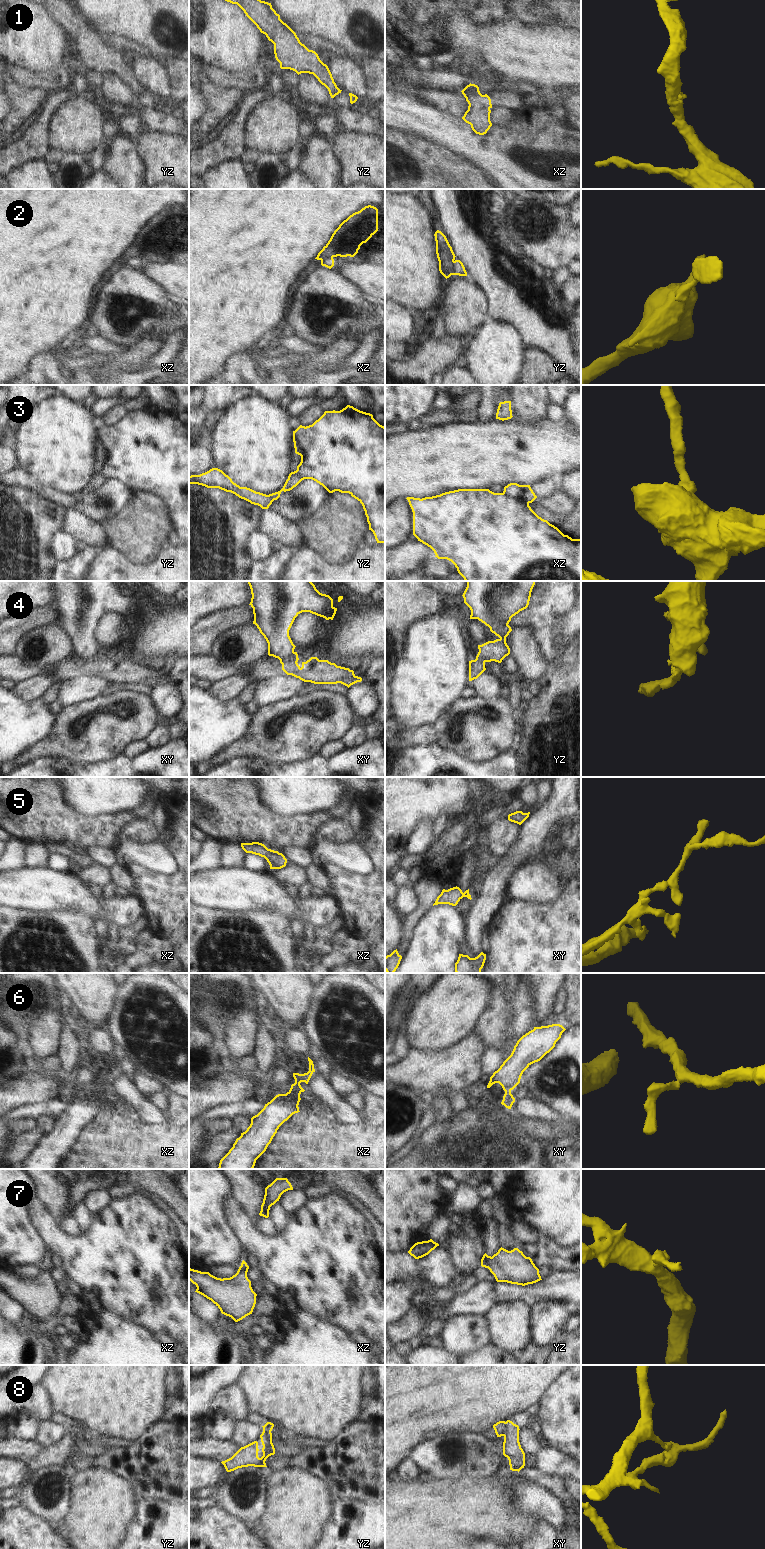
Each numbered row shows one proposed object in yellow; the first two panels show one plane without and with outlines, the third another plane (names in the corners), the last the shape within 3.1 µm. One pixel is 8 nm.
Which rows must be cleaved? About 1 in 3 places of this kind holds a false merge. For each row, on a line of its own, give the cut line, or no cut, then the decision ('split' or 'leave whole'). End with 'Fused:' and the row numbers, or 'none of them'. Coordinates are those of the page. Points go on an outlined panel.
1: no cut | leave whole
2: yz (454, 261), (454, 271), (451, 274) | split
3: xz (503, 492), (512, 497), (520, 497), (528, 503) | split
4: xy (295, 652), (280, 661) | split
5: no cut | leave whole
6: xy (510, 1090), (505, 1092) | split
7: no cut | leave whole
8: xy (505, 1422), (505, 1431), (502, 1435) | split
Fused: 2, 3, 4, 6, 8

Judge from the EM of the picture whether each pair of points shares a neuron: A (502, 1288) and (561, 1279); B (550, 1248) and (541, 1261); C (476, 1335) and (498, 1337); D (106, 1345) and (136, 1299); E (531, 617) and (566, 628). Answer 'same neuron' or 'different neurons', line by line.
A: same neuron
B: same neuron
C: different neurons
D: different neurons
E: different neurons

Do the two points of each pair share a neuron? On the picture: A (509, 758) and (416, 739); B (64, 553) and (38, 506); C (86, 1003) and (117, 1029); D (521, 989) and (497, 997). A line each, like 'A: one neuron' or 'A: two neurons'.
A: two neurons
B: two neurons
C: two neurons
D: one neuron

